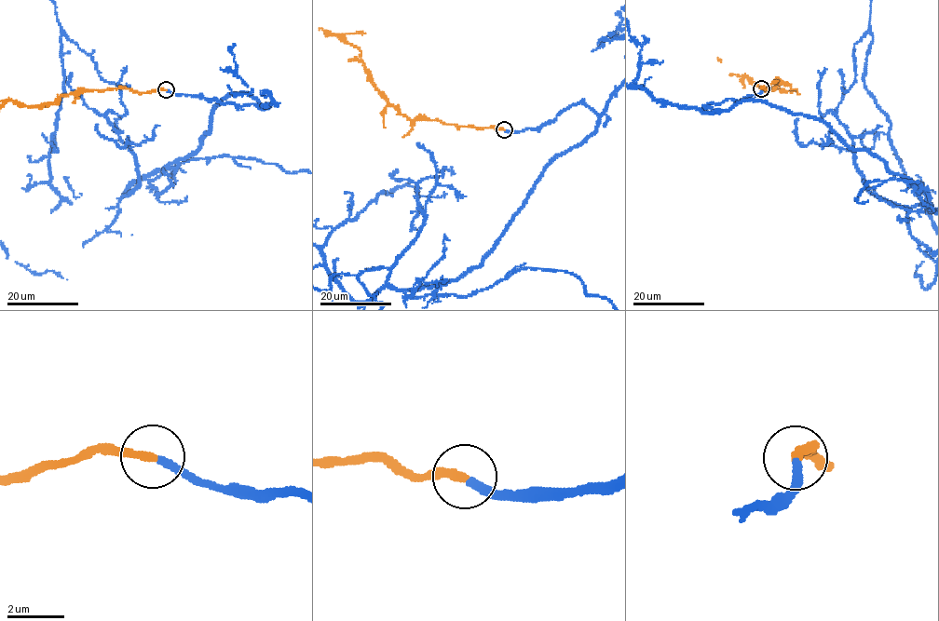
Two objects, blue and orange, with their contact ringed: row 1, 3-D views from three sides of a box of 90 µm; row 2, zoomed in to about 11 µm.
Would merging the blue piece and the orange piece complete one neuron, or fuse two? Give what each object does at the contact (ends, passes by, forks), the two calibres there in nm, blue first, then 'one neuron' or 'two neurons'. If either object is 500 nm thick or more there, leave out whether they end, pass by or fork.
blue ends | orange ends | 280/320 nm | one neuron

